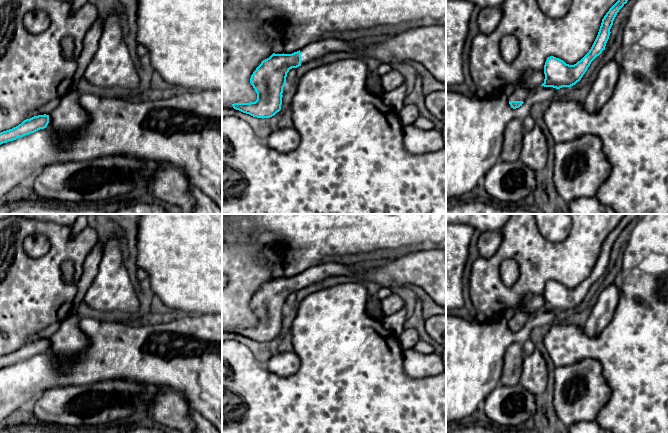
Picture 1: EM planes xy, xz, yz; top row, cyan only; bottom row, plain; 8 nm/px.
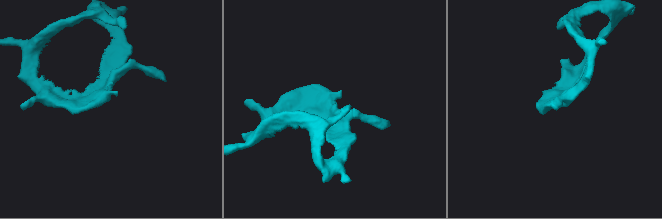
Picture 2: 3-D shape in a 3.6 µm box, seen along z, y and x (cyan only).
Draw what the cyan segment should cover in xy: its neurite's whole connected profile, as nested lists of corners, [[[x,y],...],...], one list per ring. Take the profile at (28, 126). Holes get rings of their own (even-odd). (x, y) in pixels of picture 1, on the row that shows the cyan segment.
[[[182,90],[172,96],[158,95],[156,99],[139,102],[80,94],[79,102],[88,113],[89,120],[74,140],[59,142],[57,134],[47,128],[49,115],[46,114],[26,119],[18,126],[0,133],[0,199],[24,186],[25,200],[40,201],[32,186],[34,177],[46,165],[125,155],[177,167],[192,185],[199,188],[222,210],[222,90]]]

